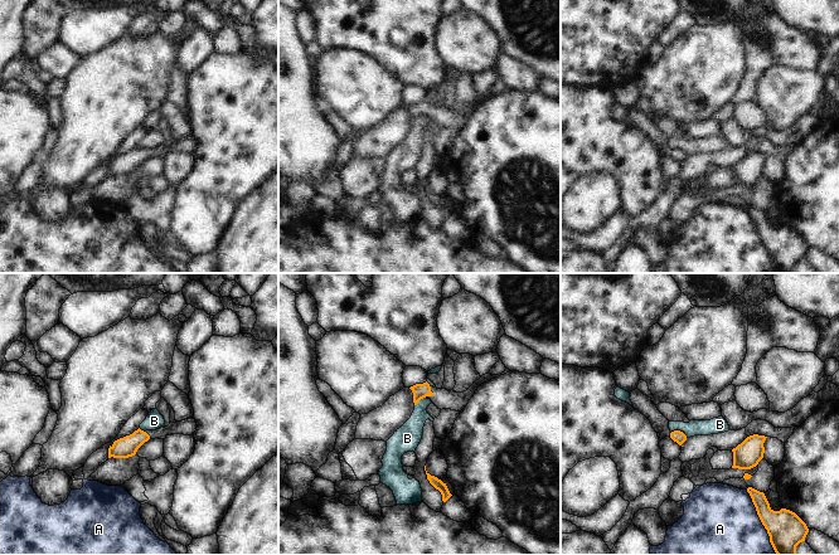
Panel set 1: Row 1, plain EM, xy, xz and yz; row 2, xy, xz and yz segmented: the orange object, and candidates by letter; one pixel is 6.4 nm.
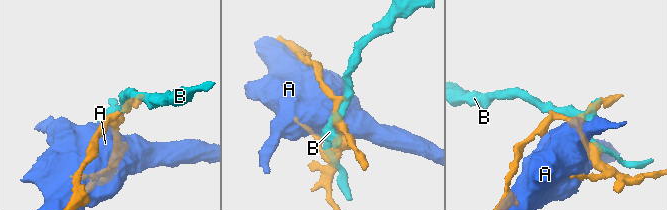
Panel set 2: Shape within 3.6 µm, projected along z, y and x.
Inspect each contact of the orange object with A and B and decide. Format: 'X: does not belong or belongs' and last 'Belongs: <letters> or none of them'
A: does not belong
B: does not belong
Belongs: none of them

